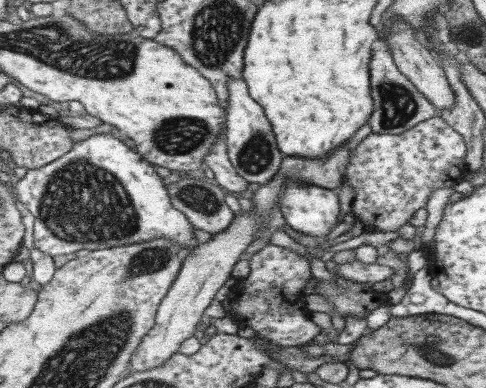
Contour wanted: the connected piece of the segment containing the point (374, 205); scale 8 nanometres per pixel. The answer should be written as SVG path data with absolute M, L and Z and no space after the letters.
M439 116L422 121L401 133L370 133L357 145L342 180L342 184L347 182L355 191L350 212L362 225L366 225L368 232L398 232L398 227L412 220L416 210L426 206L434 190L453 188L464 181L468 174L466 152L463 136Z

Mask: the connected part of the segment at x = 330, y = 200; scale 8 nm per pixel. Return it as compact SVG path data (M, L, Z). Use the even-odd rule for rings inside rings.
M290 182L282 190L280 209L290 228L314 238L322 238L338 225L338 192Z

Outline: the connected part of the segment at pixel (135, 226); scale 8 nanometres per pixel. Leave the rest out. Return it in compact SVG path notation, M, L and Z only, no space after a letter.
M112 133L92 134L92 136L76 141L70 151L46 166L29 170L16 185L19 200L28 208L34 217L32 239L36 249L51 257L58 254L72 254L82 248L96 249L138 243L168 237L176 241L182 251L196 247L194 226L180 210L172 206L165 180L154 170L154 167L134 150L131 150L122 138Z

